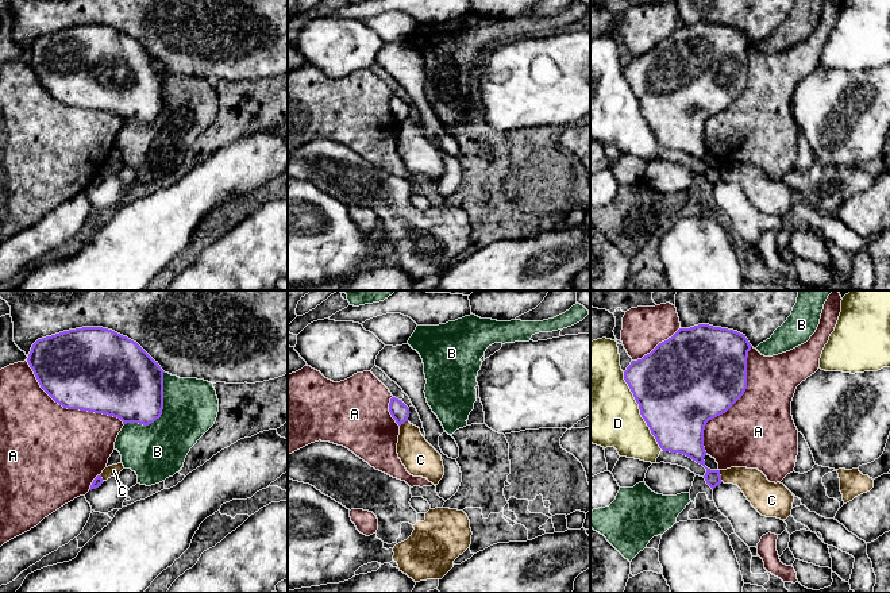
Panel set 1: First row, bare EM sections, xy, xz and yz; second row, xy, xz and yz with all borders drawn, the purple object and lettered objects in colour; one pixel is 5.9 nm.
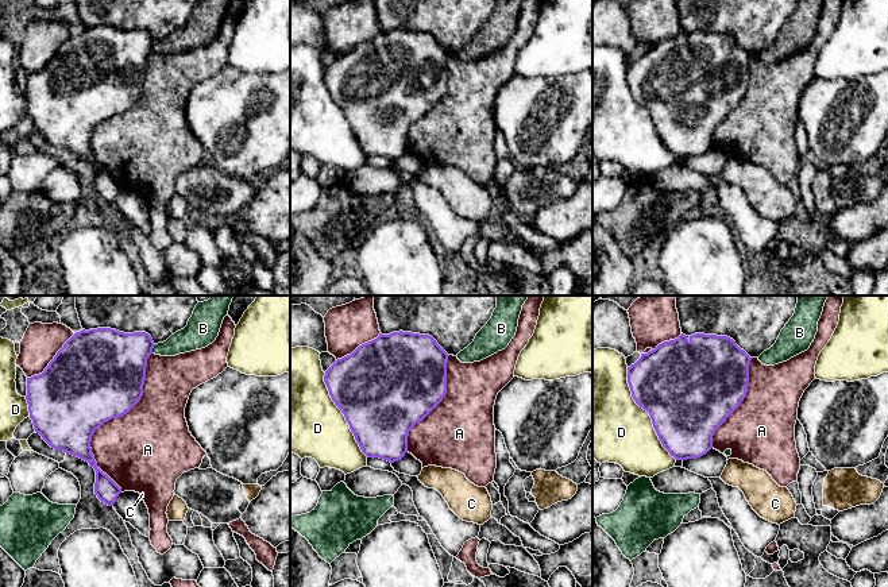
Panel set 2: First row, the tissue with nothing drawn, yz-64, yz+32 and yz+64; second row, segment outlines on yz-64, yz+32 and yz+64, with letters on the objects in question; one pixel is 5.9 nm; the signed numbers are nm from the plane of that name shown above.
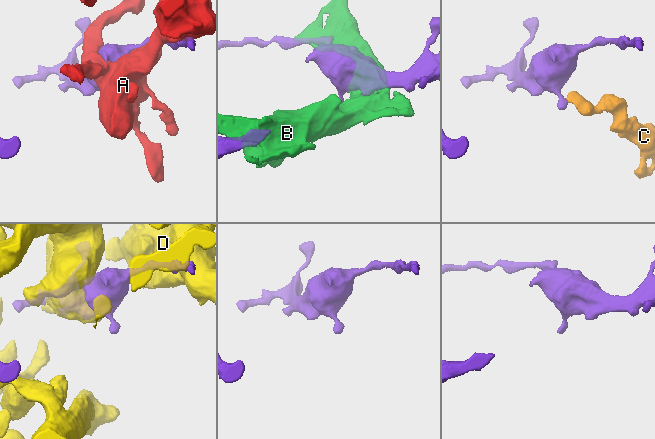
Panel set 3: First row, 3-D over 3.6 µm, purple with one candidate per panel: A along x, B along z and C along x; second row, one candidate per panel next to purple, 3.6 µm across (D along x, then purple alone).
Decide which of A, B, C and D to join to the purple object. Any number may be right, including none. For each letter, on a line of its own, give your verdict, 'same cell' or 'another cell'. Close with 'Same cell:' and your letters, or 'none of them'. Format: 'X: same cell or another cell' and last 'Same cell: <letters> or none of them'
A: another cell
B: another cell
C: another cell
D: another cell
Same cell: none of them

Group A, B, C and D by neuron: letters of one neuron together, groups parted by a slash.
A / B / C / D

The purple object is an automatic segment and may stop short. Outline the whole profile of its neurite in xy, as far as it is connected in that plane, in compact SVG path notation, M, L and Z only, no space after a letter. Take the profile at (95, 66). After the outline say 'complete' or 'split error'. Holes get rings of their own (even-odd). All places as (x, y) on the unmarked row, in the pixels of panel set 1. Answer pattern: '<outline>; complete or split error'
M103 24L38 36L27 59L59 103L149 123L163 107L163 68L136 39Z; complete

